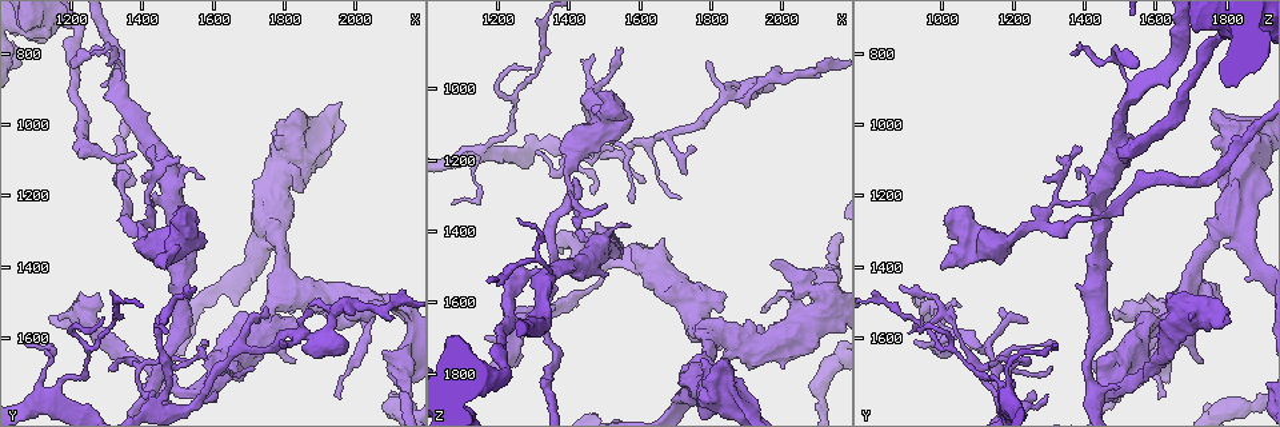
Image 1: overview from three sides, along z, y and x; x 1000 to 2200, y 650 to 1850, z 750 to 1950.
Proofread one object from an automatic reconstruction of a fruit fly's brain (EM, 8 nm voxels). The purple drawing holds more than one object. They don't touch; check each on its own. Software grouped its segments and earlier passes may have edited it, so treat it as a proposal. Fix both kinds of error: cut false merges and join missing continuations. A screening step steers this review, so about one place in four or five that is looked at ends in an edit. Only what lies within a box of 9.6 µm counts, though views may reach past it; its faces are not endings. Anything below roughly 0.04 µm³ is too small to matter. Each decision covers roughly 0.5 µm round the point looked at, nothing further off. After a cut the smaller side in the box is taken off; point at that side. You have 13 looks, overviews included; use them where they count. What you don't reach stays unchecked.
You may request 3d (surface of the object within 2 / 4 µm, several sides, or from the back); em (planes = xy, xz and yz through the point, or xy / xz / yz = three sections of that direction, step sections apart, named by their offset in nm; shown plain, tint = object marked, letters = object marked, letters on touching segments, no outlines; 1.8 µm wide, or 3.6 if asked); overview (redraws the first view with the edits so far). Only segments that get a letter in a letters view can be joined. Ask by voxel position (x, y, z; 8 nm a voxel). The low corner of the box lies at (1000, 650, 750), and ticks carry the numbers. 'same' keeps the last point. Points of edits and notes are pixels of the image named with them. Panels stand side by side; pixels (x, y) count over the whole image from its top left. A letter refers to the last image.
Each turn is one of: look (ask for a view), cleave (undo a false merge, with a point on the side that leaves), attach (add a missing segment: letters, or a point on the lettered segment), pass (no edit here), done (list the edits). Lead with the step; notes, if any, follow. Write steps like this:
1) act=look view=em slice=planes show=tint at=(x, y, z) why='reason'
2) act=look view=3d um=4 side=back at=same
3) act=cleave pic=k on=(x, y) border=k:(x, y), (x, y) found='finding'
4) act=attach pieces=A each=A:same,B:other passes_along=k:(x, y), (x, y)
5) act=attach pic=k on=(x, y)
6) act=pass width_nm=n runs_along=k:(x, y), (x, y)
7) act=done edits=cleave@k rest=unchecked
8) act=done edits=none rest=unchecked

act=look view=em slice=xz step=4 show=tint at=(2110, 1520, 1630) why='touches itself'

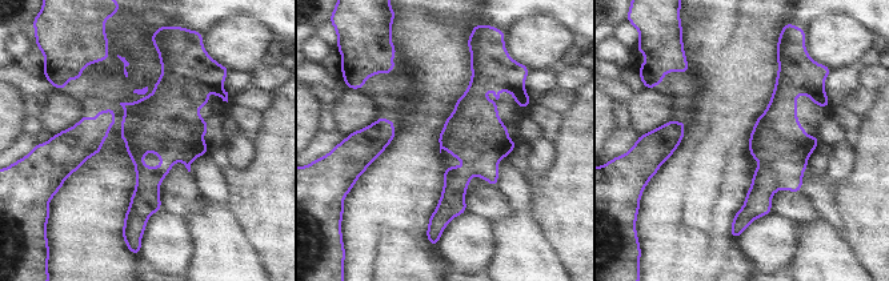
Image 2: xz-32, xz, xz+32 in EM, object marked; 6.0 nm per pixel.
act=look view=em slice=xz step=4 show=letters at=same

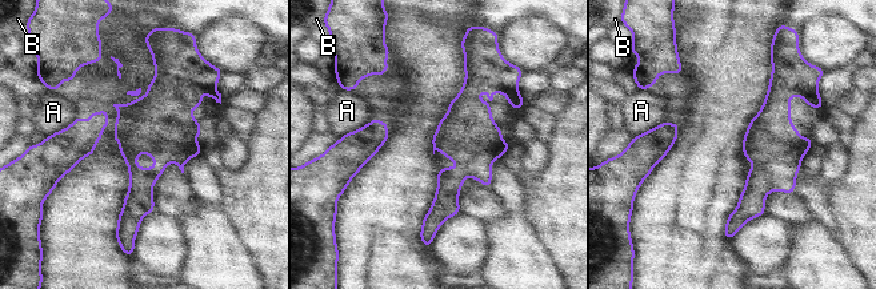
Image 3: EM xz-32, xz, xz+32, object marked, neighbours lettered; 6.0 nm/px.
act=pass each=A:other,B:other border=3:(75, 115), (70, 124), (48, 136) found='one neuron here'

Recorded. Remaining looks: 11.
act=look view=3d um=4 at=(2110, 1790, 1890) why='sudden change in width'

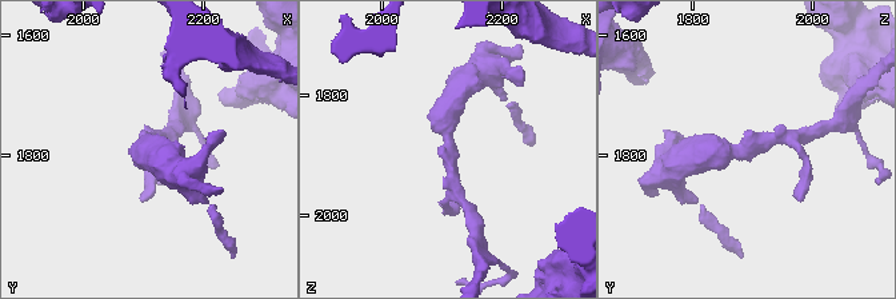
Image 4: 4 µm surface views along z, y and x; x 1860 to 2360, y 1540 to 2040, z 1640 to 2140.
act=look view=em slice=planes show=letters at=(2115, 1785, 1890) why='now the EM'

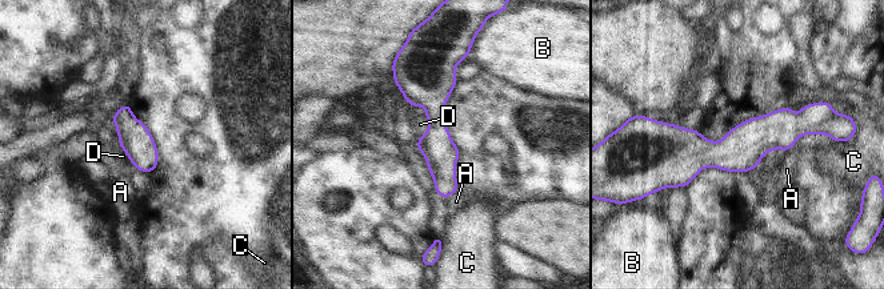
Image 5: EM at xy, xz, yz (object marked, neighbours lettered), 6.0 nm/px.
act=pass each=A:other,B:other,C:other,D:other border=5:(426, 115), (428, 128), (419, 137) found='all the same neuron'

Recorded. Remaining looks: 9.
act=look view=3d um=4 at=(1520, 1760, 1490) why='sudden change in width'

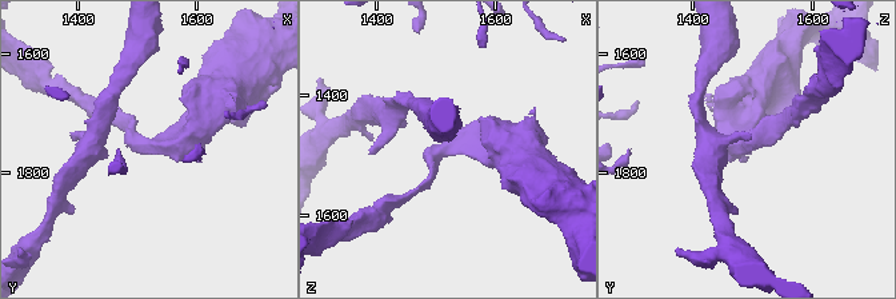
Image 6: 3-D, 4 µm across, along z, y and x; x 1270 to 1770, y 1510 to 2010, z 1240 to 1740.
act=look view=em slice=planes show=plain at=(1520, 1750, 1485) why='need the tissue'

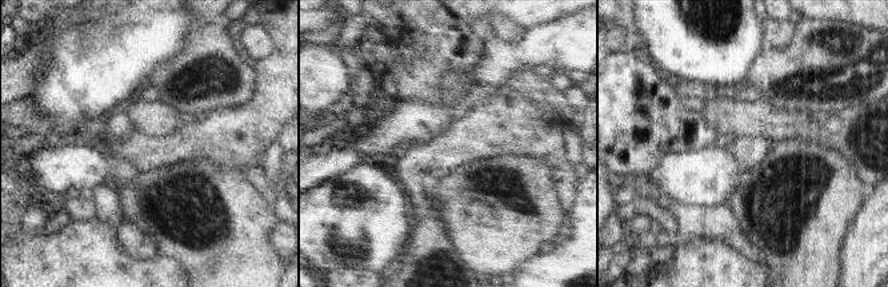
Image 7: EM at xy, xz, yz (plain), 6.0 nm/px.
act=look view=em slice=planes show=letters at=same why='what lies round it'

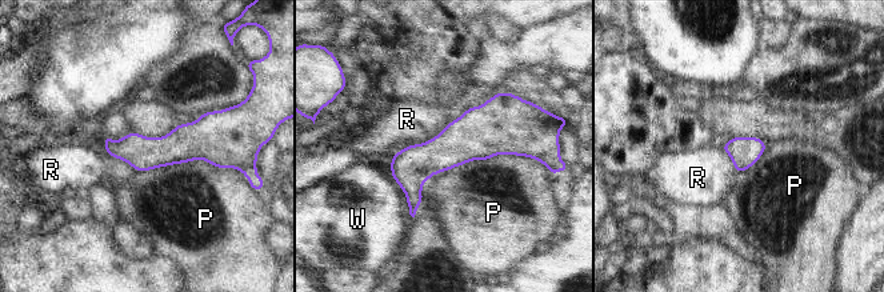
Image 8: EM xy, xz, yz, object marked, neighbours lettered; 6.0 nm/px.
act=pass each=P:other,R:other,W:other border=8:(108, 155), (127, 162), (138, 171) found='all the same neuron'

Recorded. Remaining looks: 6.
act=look view=em slice=planes show=plain at=(1470, 1580, 900) why='tapers out'

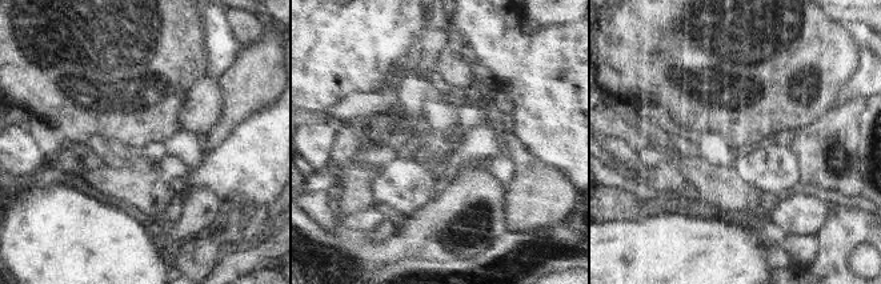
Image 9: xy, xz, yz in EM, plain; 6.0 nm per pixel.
act=look view=em slice=planes show=letters at=same

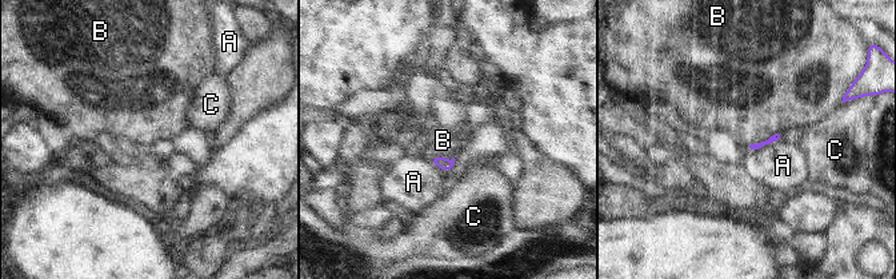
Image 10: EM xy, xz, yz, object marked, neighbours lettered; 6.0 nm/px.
act=pass longest_contact=B:200nm each=A:other,B:other,C:other border=10:(778, 132), (748, 146) found='none of them fits'

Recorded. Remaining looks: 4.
act=look view=3d um=4 at=(1430, 1260, 1290) why='branch point'

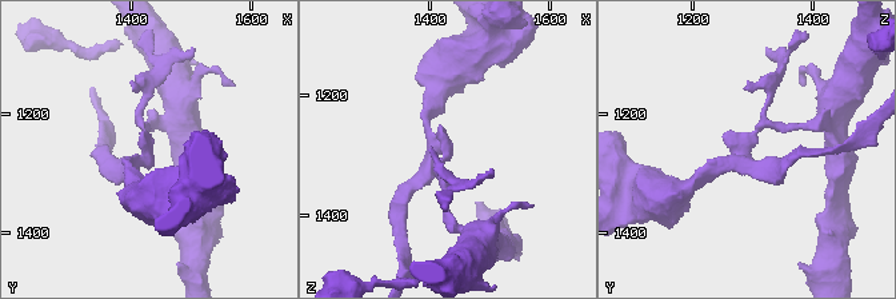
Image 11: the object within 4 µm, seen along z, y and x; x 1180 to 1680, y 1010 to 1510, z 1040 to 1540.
act=look view=em slice=xz step=8 show=letters at=(1430, 1265, 1290) why='shape alone is not enough'

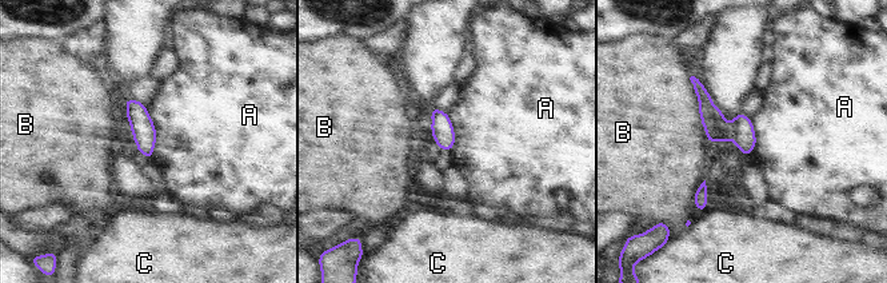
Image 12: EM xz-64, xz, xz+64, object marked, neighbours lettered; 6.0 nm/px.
act=cleave pic=12 on=(742, 134) width_nm=140 each=A:other,B:other,C:other border=12:(727, 130), (731, 138) found='a second neuron is stuck on'

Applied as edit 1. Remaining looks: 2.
act=done edits=cleave@12 rest=unchecked

